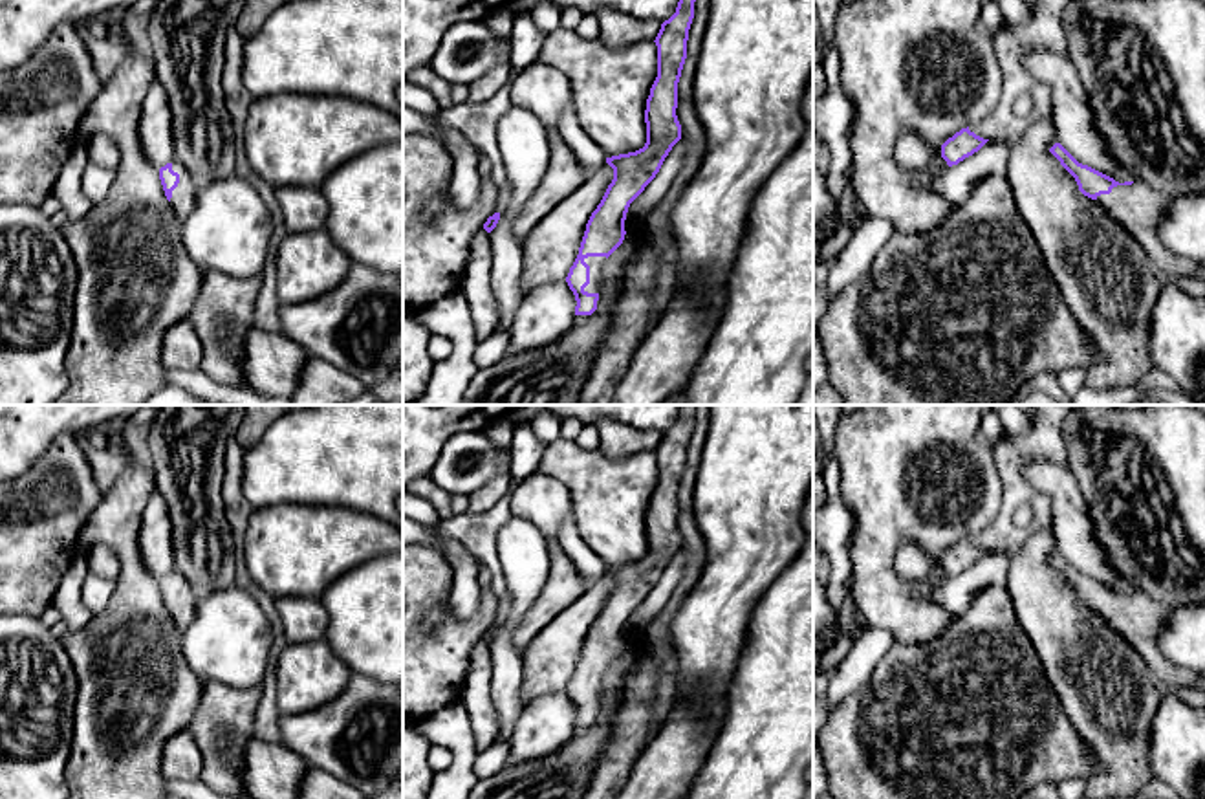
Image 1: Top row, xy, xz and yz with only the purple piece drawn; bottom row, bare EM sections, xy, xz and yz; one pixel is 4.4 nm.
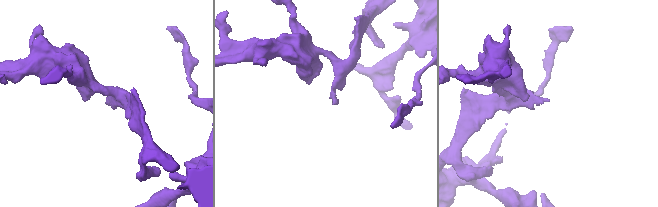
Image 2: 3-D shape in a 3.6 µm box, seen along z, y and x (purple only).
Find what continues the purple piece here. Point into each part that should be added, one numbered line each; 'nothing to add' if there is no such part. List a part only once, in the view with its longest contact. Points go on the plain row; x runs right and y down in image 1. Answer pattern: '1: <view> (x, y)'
1: xz (597, 675)

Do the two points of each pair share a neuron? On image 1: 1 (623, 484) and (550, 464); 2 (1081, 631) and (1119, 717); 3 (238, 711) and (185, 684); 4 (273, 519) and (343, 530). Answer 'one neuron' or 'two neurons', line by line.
1: one neuron
2: one neuron
3: two neurons
4: one neuron

